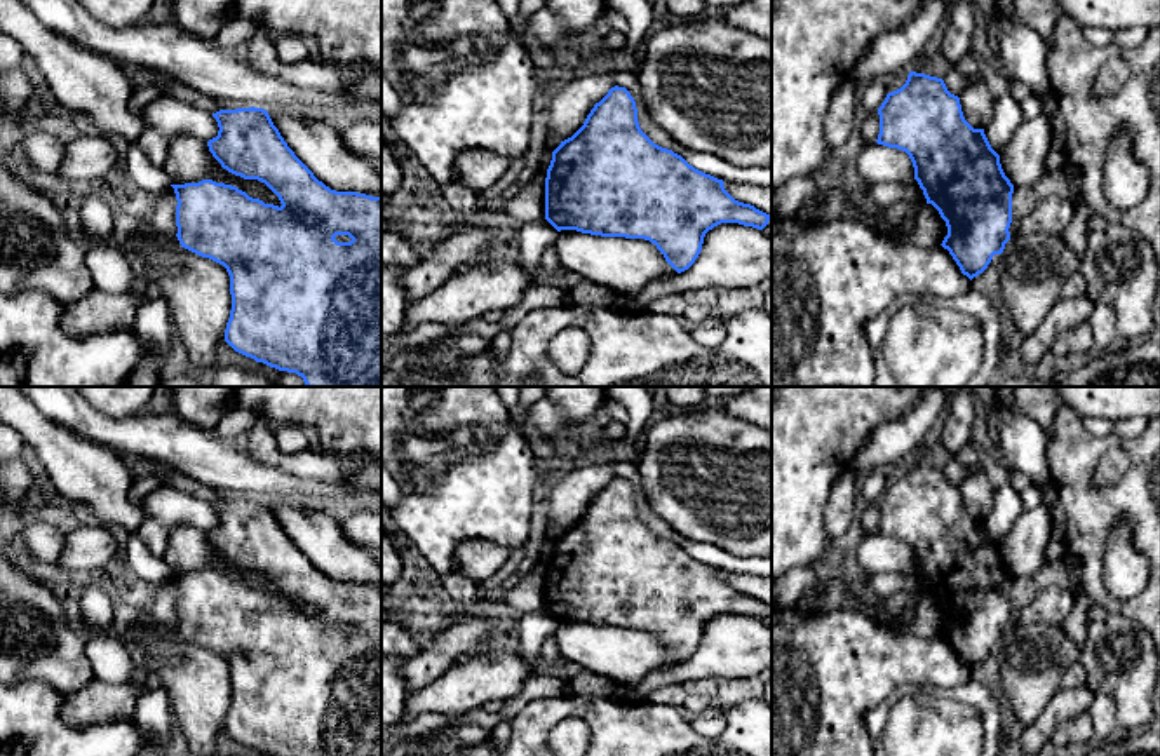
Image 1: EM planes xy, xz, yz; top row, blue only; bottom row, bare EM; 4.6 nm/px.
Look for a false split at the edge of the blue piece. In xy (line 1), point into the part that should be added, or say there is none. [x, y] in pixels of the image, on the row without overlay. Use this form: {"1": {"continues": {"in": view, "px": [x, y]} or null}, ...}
{"1": {"continues": null}}

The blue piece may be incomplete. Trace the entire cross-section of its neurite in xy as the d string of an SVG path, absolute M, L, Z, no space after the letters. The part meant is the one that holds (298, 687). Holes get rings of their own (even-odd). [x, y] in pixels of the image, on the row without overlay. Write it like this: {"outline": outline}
{"outline": "M263 498L219 500L212 503L218 526L207 531L209 542L228 563L244 570L265 573L280 591L280 597L249 587L237 577L202 570L199 573L171 575L176 584L176 617L181 638L223 655L230 665L232 700L225 732L239 744L266 756L381 756L381 587L357 582L336 582L319 571L314 563L287 537L270 505Z"}

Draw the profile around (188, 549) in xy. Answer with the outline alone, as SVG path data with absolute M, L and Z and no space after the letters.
M171 524L167 530L167 549L164 561L171 570L171 575L199 573L202 570L212 570L237 577L253 589L260 589L265 594L282 596L279 587L258 570L244 570L221 557L212 547L206 531L192 528L188 524Z

